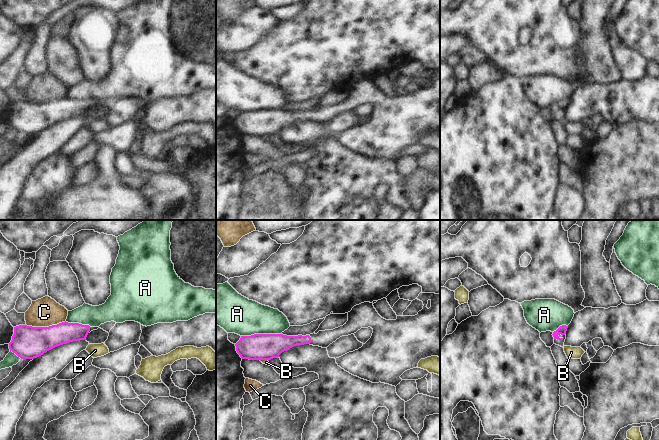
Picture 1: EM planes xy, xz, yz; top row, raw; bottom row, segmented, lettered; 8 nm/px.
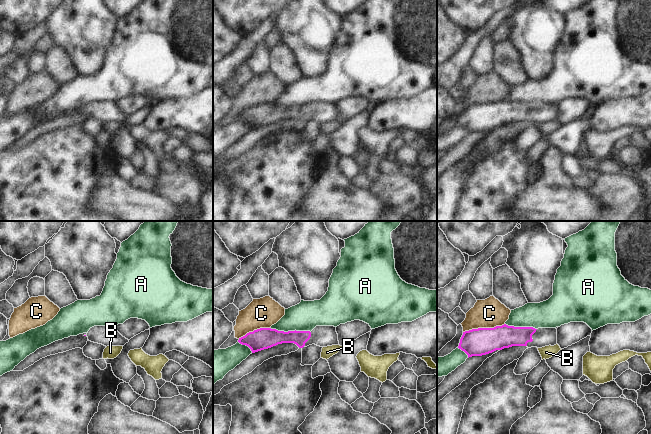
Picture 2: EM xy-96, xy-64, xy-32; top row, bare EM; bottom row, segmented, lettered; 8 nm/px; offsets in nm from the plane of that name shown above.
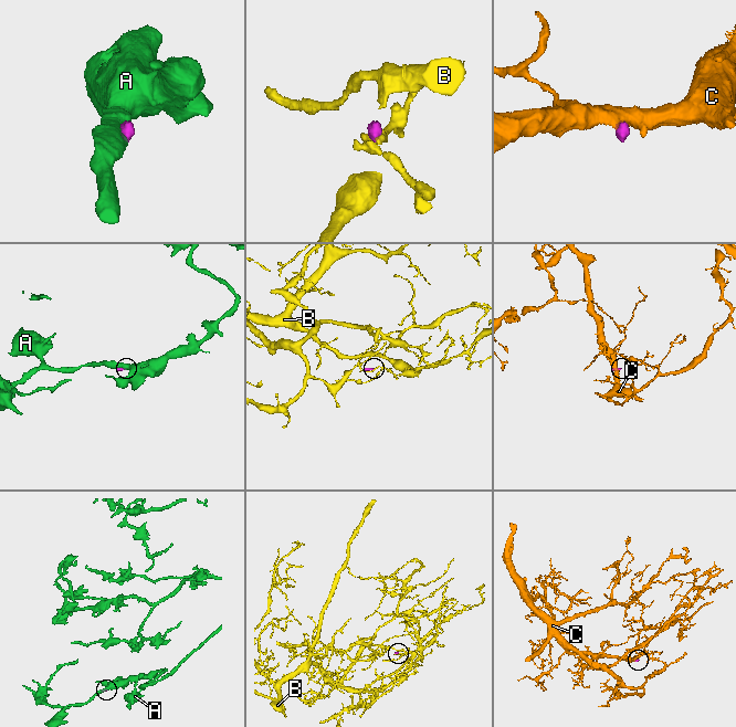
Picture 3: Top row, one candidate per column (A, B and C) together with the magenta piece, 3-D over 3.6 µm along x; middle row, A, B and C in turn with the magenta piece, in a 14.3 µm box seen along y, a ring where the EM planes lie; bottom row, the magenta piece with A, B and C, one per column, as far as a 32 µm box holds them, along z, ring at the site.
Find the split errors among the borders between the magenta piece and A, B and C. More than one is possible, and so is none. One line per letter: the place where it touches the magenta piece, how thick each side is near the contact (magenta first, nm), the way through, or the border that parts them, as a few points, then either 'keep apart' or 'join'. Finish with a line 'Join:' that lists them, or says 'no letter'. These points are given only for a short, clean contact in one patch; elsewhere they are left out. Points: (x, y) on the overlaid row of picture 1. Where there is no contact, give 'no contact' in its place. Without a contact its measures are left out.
A: meets magenta in xz at (260, 334); 200 nm thick on the magenta side, 300 nm on the other; keep apart
B: meets magenta in xz at (264, 359); 200 nm thick on the magenta side, 40 nm on the other; border along xz (260, 360), (268, 361); keep apart
C: meets magenta in xy at (45, 327); 260 nm thick on the magenta side, 240 nm on the other; border along xy (65, 320), (48, 326), (26, 325); keep apart
Join: no letter

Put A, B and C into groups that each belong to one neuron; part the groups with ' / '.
A / B / C

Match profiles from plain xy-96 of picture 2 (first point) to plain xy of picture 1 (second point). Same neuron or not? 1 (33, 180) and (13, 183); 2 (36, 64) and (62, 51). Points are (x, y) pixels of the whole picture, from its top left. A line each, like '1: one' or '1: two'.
1: two
2: two

